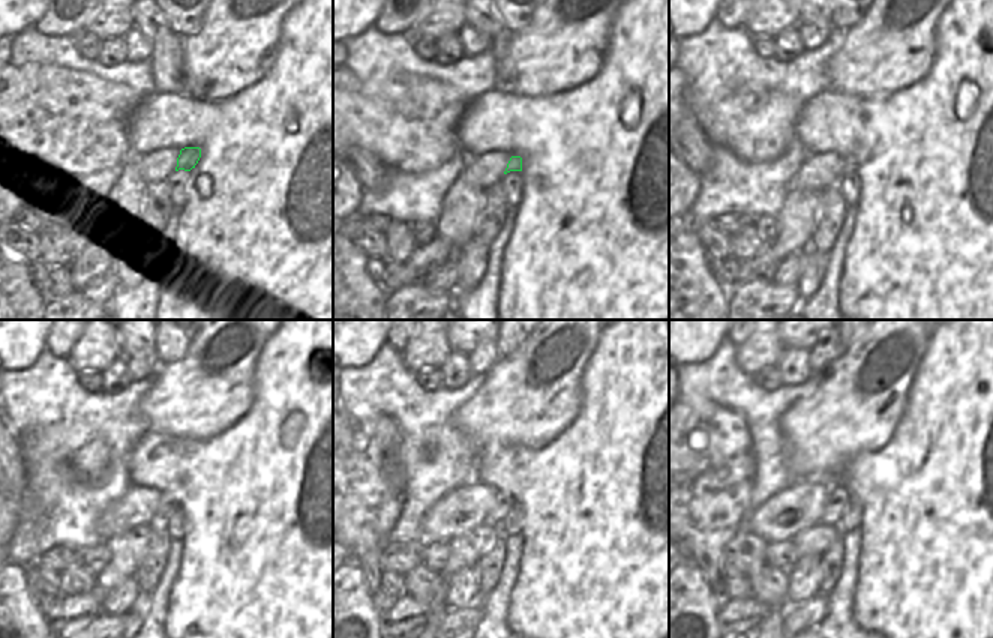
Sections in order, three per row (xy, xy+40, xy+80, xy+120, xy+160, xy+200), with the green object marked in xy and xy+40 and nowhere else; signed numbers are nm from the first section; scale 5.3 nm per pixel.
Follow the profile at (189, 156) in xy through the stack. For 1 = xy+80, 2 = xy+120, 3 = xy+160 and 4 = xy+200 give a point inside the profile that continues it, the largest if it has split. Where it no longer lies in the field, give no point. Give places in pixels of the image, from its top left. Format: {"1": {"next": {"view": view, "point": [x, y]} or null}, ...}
{"1": {"next": {"view": "xy+80", "point": [845, 167]}}, "2": {"next": {"view": "xy+120", "point": [167, 503]}}, "3": {"next": {"view": "xy+160", "point": [503, 500]}}, "4": {"next": {"view": "xy+200", "point": [837, 499]}}}

